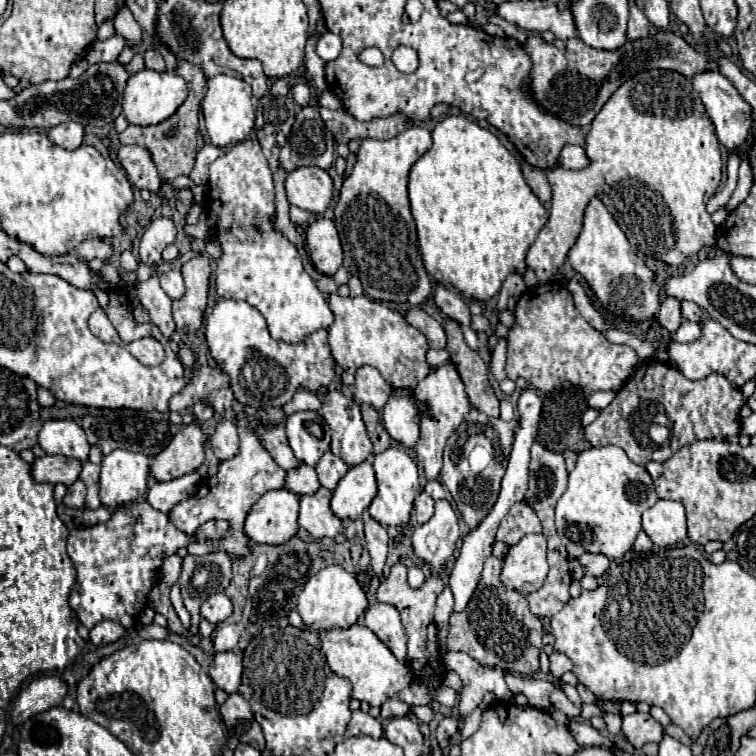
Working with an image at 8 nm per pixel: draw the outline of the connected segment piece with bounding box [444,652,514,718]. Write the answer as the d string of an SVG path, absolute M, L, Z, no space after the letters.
M448 652L444 666L454 670L464 684L462 692L458 694L458 714L462 718L470 716L470 712L482 702L486 692L494 692L504 702L510 702L514 698L504 682L504 672L500 668L482 666L464 652Z

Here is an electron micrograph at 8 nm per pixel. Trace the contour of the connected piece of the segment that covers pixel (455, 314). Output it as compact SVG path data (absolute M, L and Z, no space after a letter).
M442 284L436 286L434 290L434 302L436 306L452 320L458 320L460 324L466 324L470 326L470 310L468 310L468 304L462 300L462 296Z

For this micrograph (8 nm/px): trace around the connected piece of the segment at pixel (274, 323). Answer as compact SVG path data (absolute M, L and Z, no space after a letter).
M244 140L208 170L210 208L216 210L216 240L222 248L216 260L216 294L222 298L244 300L254 306L268 322L272 338L284 342L300 342L308 334L328 328L334 314L324 294L306 274L298 248L276 230L276 206L272 170L256 140Z

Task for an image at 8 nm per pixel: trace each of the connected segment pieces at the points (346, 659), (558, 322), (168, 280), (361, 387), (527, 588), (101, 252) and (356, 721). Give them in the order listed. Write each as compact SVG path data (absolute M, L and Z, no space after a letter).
M354 624L346 630L328 630L322 638L322 652L326 654L330 670L352 682L352 696L360 702L368 702L370 706L382 706L388 698L392 698L412 682L412 672L408 670L408 666L398 662L394 654L366 626Z
M558 282L532 286L520 296L506 340L506 376L510 380L522 376L544 394L552 394L552 390L560 390L560 386L576 386L584 390L584 394L620 390L638 366L638 356L630 346L608 342L604 334L578 316L572 294Z
M178 268L160 274L160 286L172 300L178 300L178 298L184 296L184 282L182 282Z
M364 366L356 372L354 398L358 402L370 404L374 408L382 408L388 402L388 394L390 394L390 386L384 382L384 378L376 368Z
M526 534L520 544L508 548L500 580L506 588L528 594L542 586L546 574L546 538L542 534Z
M84 240L84 242L80 242L80 246L74 248L74 254L84 258L86 262L90 262L94 258L100 258L100 260L106 262L112 254L112 248L104 240Z
M362 710L352 712L352 720L348 722L346 736L370 736L370 738L380 738L382 736L382 726L376 718L370 714L364 714Z

